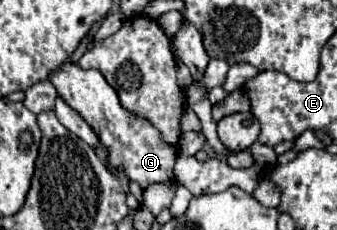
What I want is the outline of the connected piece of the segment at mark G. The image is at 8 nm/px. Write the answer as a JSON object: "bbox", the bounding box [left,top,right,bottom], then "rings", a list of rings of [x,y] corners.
{"bbox":[49,63,179,189],"rings":[[[63,63],[55,73],[49,75],[49,81],[55,85],[57,95],[63,97],[63,101],[91,125],[107,153],[107,161],[111,167],[123,169],[131,181],[137,181],[141,185],[141,189],[175,179],[173,165],[179,157],[177,147],[163,143],[161,133],[153,127],[151,121],[123,109],[117,91],[105,81],[101,71],[85,71],[77,63]]]}

